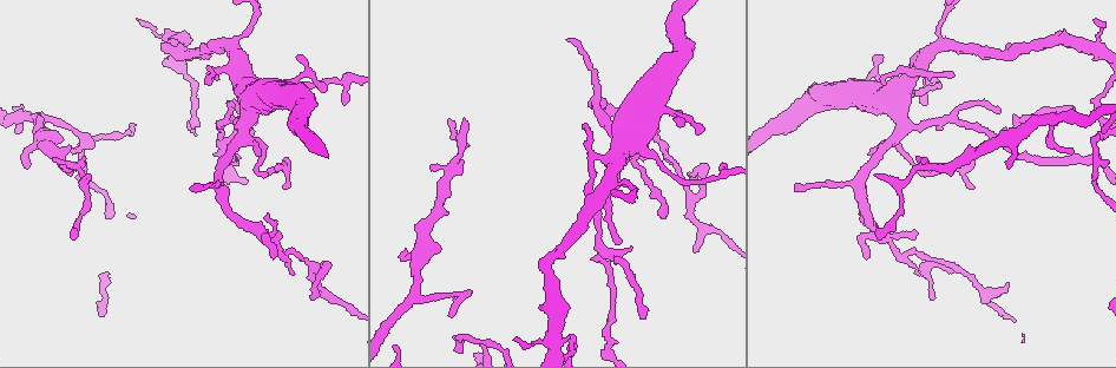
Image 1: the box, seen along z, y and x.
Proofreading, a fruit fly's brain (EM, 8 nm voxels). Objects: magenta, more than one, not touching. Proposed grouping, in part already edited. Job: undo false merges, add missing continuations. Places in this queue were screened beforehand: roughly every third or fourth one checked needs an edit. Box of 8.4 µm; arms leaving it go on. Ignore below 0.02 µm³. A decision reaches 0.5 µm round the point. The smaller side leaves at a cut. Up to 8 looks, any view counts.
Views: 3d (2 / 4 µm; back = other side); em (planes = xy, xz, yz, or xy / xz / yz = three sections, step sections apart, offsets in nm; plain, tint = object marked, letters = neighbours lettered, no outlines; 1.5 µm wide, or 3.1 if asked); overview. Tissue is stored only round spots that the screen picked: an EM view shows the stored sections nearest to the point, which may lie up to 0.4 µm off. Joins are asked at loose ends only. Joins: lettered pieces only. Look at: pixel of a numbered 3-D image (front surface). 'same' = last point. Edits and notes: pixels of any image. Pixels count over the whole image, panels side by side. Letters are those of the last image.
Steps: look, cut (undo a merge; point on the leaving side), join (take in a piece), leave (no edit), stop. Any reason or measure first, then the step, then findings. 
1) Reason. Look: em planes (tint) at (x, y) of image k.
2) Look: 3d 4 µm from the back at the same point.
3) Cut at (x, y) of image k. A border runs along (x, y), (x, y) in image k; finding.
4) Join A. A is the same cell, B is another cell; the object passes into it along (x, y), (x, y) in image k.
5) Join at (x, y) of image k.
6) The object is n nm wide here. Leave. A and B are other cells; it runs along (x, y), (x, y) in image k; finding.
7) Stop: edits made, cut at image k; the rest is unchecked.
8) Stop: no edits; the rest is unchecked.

Look: 3d 2 µm at (448, 123) of image 1.

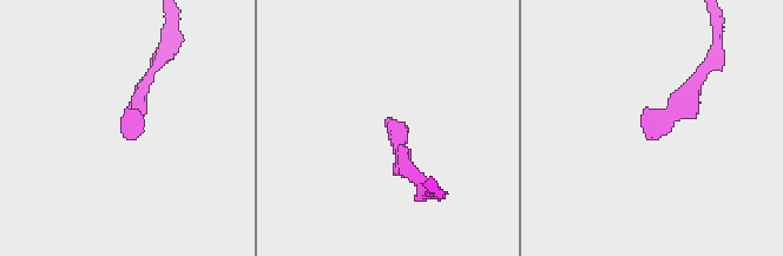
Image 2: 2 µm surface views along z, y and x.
Shape alone is not enough. Look: em planes (plain) at (653, 136) of image 2.

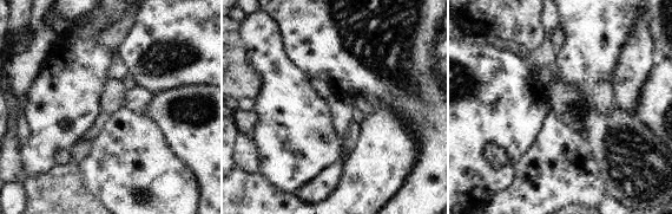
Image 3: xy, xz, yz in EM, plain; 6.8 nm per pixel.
See the neighbours. Look: em planes (letters) at the same point.

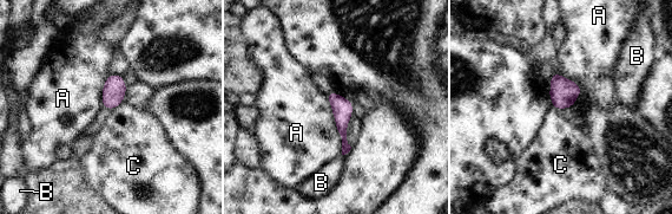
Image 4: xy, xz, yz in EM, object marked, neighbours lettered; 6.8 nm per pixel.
Leave. A, B and C are other cells; it runs along (331, 95), (342, 108), (344, 150) in image 4; none of them fits.

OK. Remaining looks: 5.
Tapers out. Look: em planes (plain) at (914, 231) of image 1.

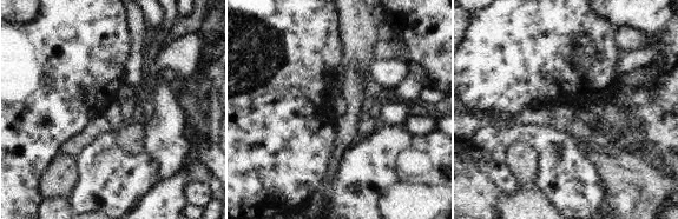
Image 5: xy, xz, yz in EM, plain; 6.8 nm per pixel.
What lies round it. Look: em planes (letters) at the same point.

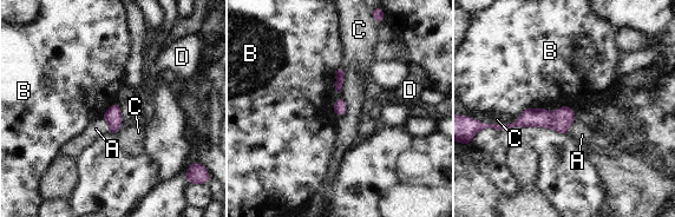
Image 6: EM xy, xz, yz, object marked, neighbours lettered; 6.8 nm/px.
Leave. A, B, C and D are other cells; a border runs along (342, 65), (335, 70), (335, 91) in image 6; no lettered piece goes on from it.

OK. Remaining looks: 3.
Side arm on a straight run. Look: em xz step 4 (letters) at (602, 250) of image 1.

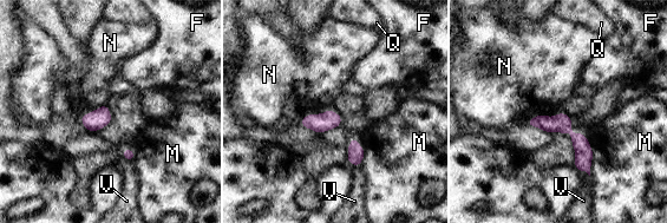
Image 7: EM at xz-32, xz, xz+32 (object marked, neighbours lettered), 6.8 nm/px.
Look: em planes (letters) at the same point.

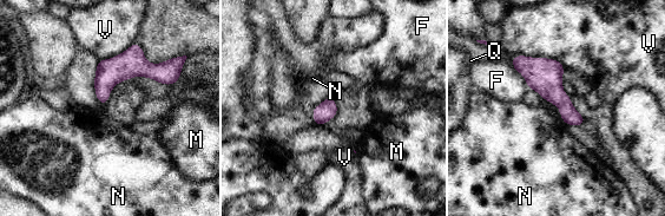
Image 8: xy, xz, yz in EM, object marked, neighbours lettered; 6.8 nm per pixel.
Leave. F, M, N, Q and V are other cells; it runs along (515, 59), (564, 103), (578, 123) in image 8; all the same neuron.

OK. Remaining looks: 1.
Stop: no edits; the rest is unchecked.

